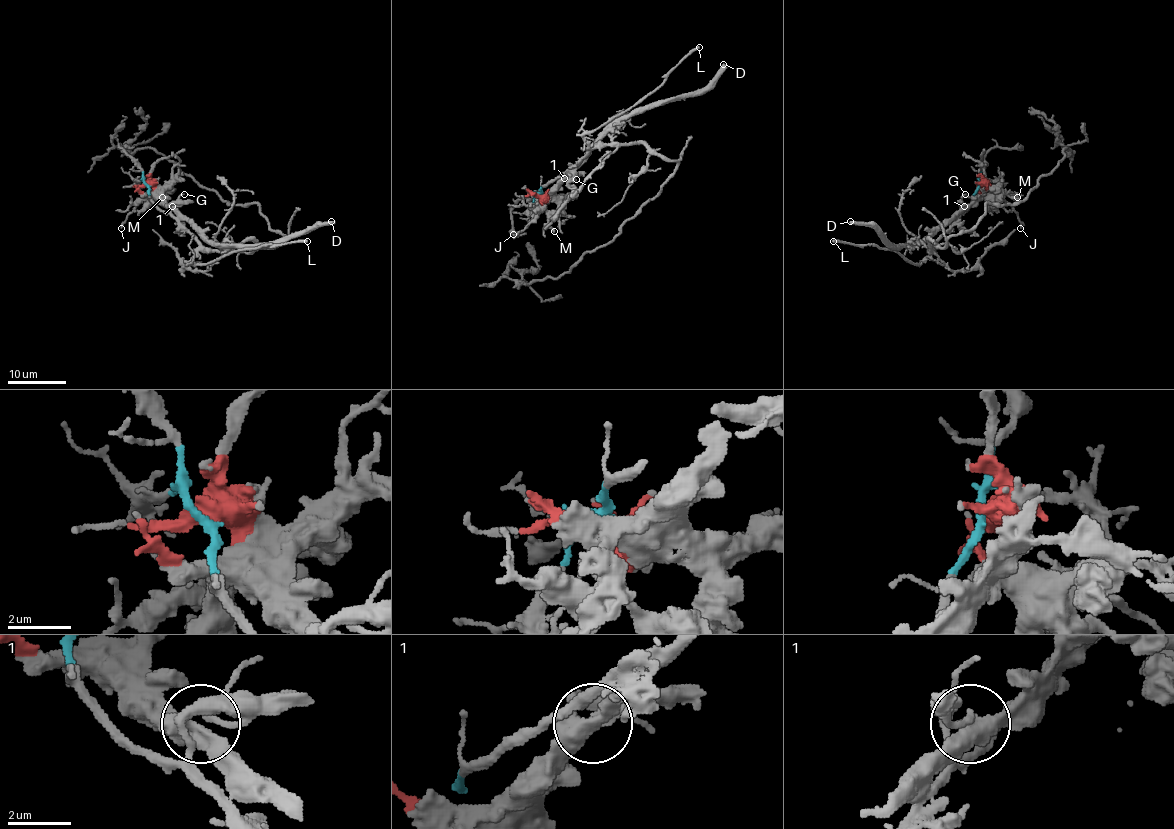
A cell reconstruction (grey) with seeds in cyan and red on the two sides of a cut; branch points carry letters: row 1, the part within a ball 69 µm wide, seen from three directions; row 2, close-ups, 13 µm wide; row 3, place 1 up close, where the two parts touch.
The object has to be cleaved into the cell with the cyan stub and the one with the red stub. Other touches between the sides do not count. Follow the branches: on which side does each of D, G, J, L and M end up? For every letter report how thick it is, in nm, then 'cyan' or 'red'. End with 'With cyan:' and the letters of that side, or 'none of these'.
D: calibre 500 nm; red
G: calibre 130 nm; cyan
J: calibre 100 nm; red
L: calibre 240 nm; cyan
M: calibre 170 nm; red
With cyan: G, L

